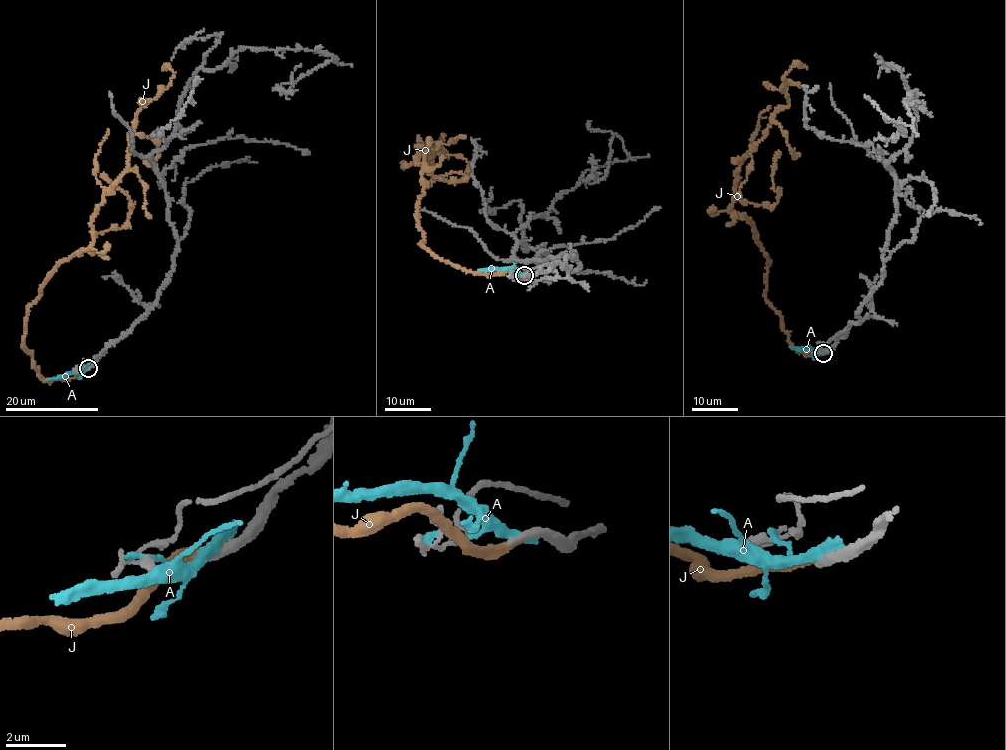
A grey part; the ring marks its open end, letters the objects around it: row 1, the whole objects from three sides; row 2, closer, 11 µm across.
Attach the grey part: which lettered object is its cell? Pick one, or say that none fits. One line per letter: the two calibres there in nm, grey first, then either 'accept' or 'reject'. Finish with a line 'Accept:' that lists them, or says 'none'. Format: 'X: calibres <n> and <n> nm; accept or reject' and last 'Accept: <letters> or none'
A: calibres 360 and 440 nm; reject
J: calibres 320 and 360 nm; accept
Accept: J

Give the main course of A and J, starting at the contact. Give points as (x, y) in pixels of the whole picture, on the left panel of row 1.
A: (89, 367), (46, 380)
J: (88, 367), (44, 379), (26, 308), (91, 246), (135, 112), (169, 85), (161, 69)

